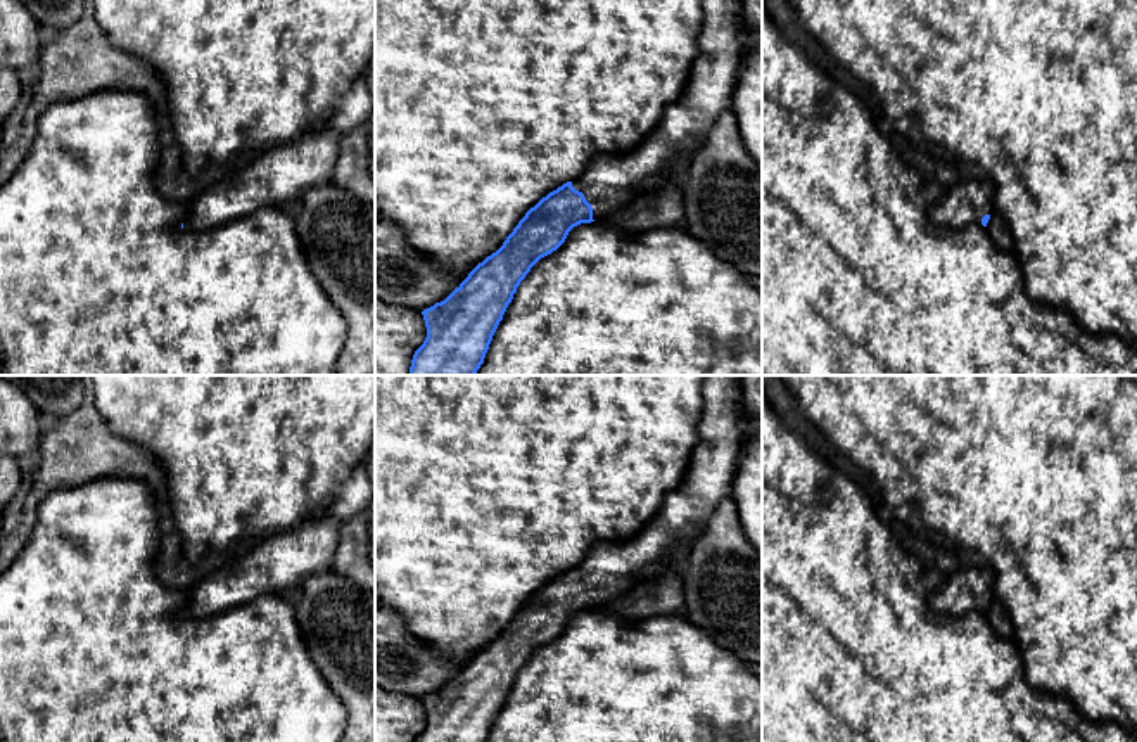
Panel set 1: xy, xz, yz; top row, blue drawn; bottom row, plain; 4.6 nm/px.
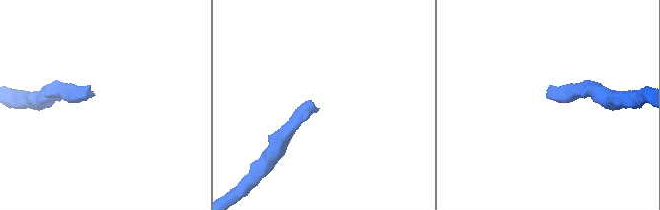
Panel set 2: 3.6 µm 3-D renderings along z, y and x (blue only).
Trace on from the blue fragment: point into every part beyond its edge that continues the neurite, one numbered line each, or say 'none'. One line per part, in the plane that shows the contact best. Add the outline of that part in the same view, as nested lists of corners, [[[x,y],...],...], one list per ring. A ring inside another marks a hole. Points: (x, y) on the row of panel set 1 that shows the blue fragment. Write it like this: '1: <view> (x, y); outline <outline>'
1: xz (610, 182); outline [[[702,0],[702,5],[698,55],[683,97],[665,107],[660,126],[636,149],[622,156],[598,156],[572,180],[591,204],[593,220],[619,213],[653,176],[667,171],[681,180],[719,116],[733,106],[743,48],[743,2]]]

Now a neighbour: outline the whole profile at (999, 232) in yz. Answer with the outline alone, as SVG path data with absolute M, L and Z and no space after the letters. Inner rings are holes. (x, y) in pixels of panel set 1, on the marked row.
M994 209L990 213L990 220L987 223L987 235L990 237L994 246L1016 256L1016 246L1014 246L1013 232L997 209Z

